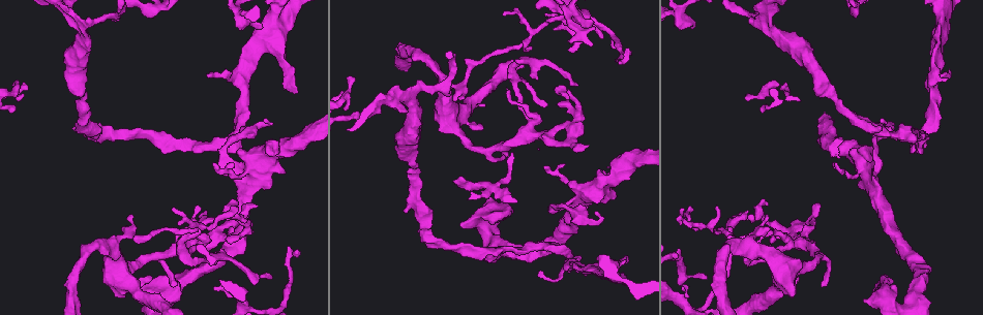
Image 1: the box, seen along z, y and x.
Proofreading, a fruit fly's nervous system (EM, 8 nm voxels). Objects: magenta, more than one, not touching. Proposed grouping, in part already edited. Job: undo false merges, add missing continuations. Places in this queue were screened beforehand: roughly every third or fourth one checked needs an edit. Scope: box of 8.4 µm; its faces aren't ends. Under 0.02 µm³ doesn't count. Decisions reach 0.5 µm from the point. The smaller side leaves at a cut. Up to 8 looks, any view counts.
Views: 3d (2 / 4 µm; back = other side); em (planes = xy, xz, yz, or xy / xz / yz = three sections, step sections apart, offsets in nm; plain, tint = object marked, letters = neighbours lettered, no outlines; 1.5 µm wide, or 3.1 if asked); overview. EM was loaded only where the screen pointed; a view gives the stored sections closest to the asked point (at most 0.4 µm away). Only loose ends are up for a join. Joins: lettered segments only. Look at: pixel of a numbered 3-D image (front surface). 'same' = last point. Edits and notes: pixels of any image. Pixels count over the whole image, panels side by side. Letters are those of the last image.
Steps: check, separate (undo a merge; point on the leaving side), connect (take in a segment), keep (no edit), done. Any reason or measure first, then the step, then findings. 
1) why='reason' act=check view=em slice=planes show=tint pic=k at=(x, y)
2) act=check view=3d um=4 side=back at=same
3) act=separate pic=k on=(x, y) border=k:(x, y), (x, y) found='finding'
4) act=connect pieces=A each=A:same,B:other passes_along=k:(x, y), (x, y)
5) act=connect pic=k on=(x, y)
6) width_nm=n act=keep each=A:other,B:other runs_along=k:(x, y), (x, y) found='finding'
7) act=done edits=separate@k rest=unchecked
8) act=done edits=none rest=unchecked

why='branch stops here' act=check view=em slice=planes show=letters pic=1 at=(131, 216)

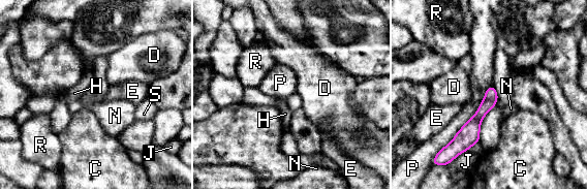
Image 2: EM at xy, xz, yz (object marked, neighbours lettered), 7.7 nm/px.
act=keep each=C:other,D:other,E:other,H:other,J:other,N:other,P:other,R:other,S:other found='none of them fits'

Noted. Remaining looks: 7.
why='tapers out' act=check view=em slice=planes show=plain pic=1 at=(942, 77)

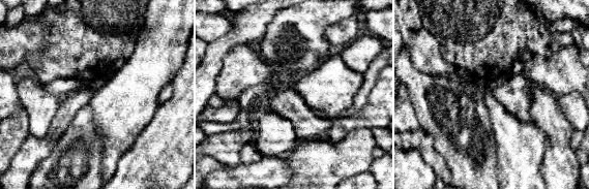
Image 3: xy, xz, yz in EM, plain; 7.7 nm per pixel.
why='see the neighbours' act=check view=em slice=planes show=letters at=same

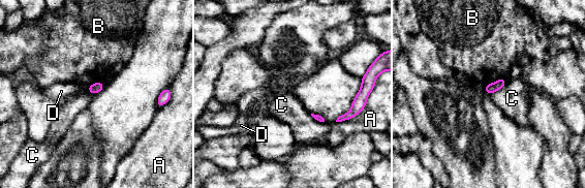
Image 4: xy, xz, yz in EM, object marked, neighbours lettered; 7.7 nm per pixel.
width_nm=80 act=keep each=A:other,B:other,C:other,D:other border=4:(507, 79), (499, 89), (489, 94) found='no lettered segment goes on from it'

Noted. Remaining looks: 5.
why='narrows sharply' act=check view=3d um=4 pic=1 at=(424, 220)

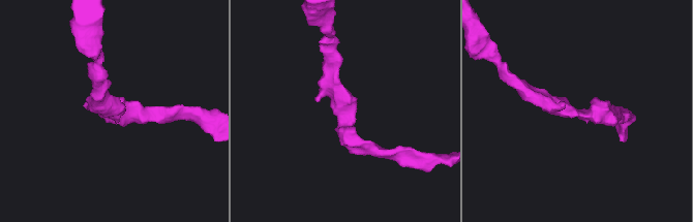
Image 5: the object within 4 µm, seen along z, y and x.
arm_widths_nm=190,240 why='need the tissue' act=check view=em slice=xz step=8 show=tint pic=5 at=(112, 112)

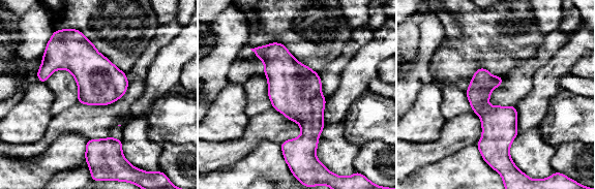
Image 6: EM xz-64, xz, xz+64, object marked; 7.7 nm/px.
act=check view=em slice=planes show=letters at=same

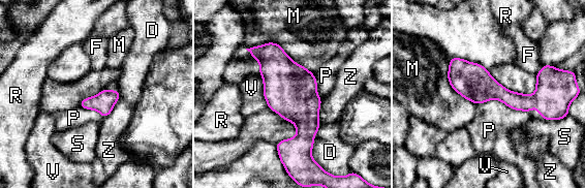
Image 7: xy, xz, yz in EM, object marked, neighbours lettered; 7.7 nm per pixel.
longest_contact=M:550nm act=keep each=D:other,F:other,M:other,P:other,R:other,S:other,V:other,Z:other runs_along=7:(452, 62), (512, 99), (549, 89) found='one neuron here'

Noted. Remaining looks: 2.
act=done edits=none rest=unchecked

